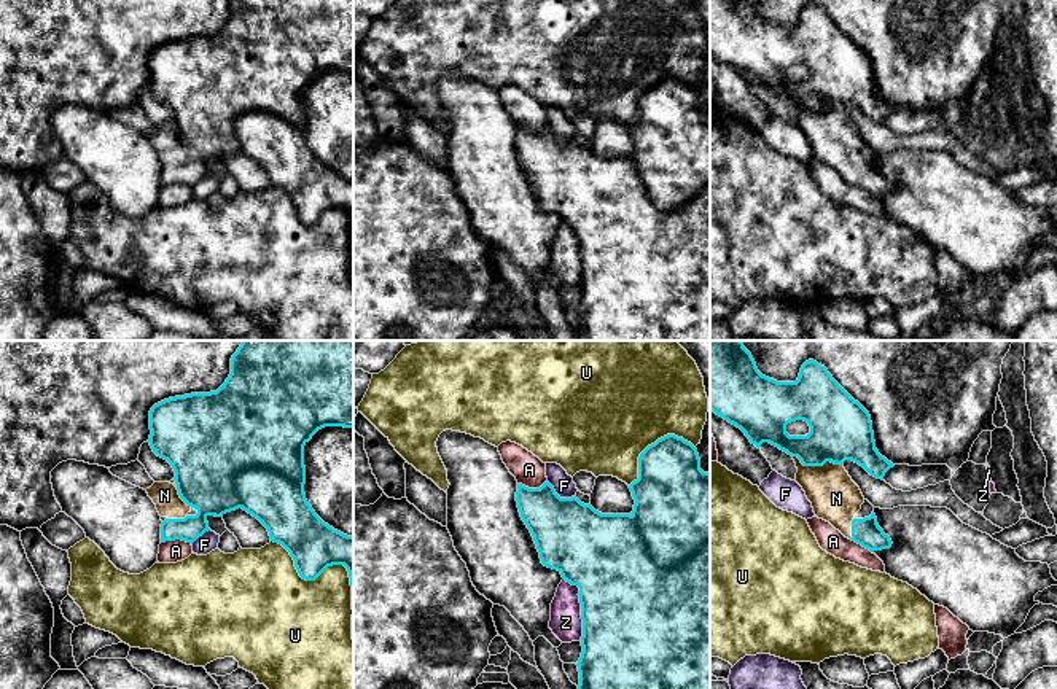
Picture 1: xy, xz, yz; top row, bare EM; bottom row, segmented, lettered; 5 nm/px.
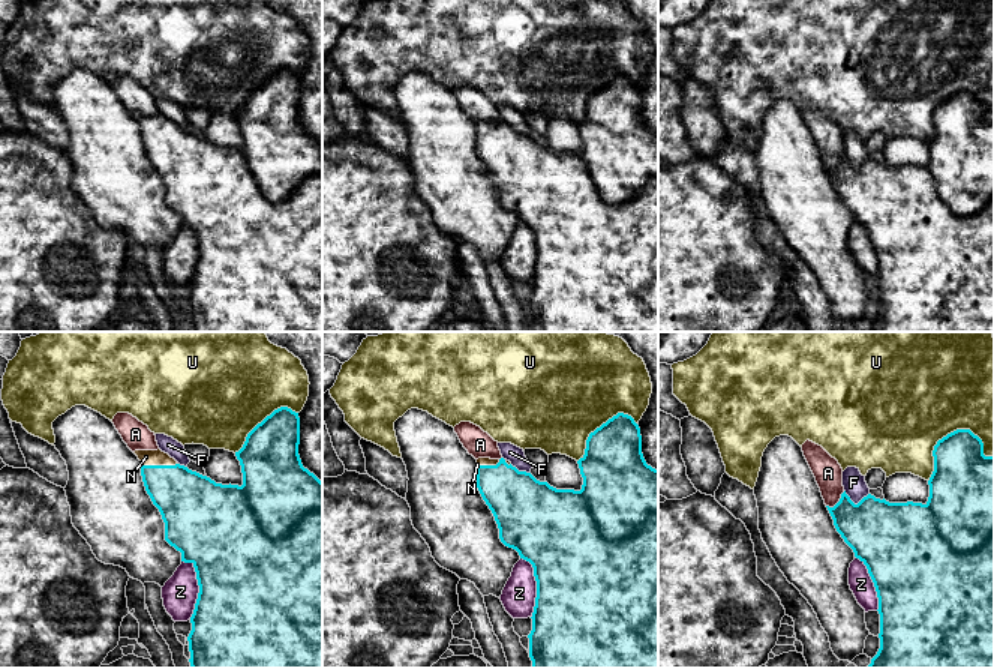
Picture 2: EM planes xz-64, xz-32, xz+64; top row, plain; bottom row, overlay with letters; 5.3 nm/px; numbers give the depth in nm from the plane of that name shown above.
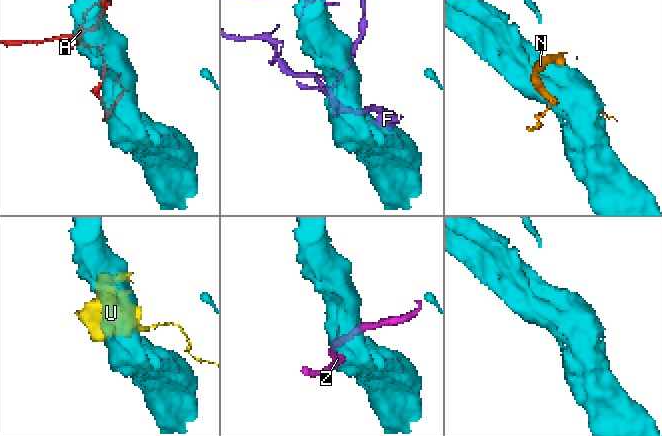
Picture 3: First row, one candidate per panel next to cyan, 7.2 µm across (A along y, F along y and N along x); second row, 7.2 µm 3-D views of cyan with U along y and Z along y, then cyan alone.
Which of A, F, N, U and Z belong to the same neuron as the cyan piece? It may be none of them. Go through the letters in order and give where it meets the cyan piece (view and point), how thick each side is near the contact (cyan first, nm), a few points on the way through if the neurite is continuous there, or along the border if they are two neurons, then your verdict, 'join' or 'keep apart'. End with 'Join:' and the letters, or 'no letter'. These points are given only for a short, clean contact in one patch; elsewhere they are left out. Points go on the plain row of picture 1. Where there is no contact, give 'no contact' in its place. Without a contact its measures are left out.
A: xy (177, 182) | 160/110 nm | keep apart
F: xz (557, 139) | 360/110 nm | keep apart
N: yz (819, 108) | 320/240 nm | join
U: xy (323, 214) | 260/380 nm | keep apart
Z: xz (581, 250) | 500/160 nm | keep apart
Join: N

